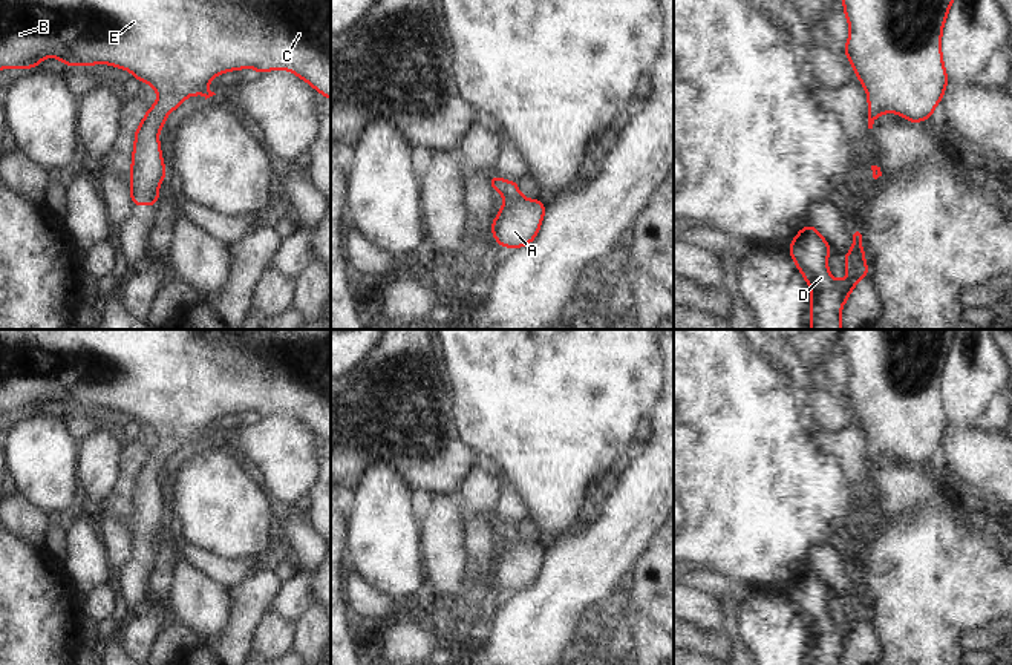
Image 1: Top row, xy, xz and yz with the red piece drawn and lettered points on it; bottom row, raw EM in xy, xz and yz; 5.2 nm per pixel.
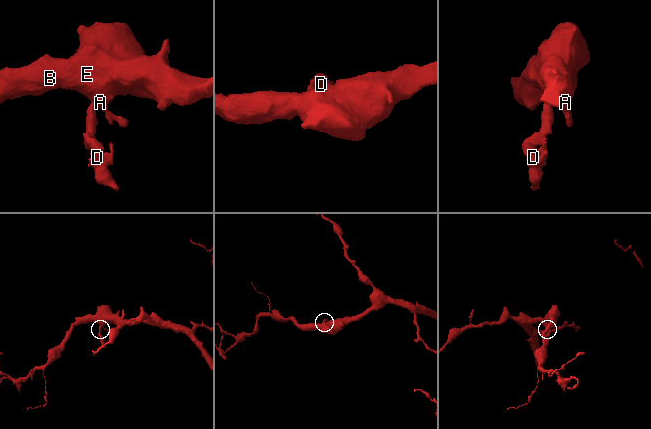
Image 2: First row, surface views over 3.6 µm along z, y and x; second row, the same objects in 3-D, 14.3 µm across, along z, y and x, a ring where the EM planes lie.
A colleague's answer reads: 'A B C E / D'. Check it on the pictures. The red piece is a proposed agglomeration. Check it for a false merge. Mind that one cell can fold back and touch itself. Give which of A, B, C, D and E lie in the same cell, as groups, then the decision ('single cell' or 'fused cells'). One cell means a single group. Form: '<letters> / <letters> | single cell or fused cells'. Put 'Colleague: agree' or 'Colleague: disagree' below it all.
A B C D E | single cell
Colleague: disagree

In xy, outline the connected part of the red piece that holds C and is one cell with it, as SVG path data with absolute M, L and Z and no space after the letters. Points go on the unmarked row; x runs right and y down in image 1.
M0 329L0 412L38 411L44 400L57 400L69 409L92 411L95 406L106 406L127 412L135 423L150 426L156 432L158 446L147 452L135 475L130 515L132 547L156 549L159 544L158 530L165 521L158 475L164 470L167 457L179 450L187 440L202 437L207 443L216 438L207 431L213 420L245 411L254 411L260 418L274 412L286 412L317 432L320 438L331 441L331 329Z

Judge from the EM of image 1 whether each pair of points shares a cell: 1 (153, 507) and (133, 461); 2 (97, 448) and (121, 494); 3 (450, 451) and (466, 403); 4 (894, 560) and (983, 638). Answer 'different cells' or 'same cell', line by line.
1: different cells
2: different cells
3: different cells
4: different cells

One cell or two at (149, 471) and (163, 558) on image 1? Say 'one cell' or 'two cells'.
two cells

